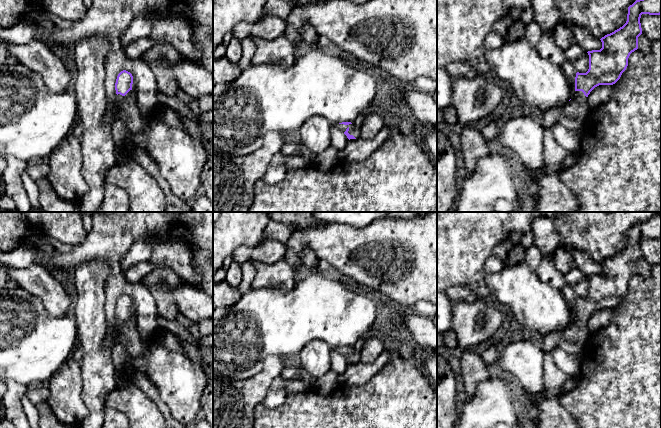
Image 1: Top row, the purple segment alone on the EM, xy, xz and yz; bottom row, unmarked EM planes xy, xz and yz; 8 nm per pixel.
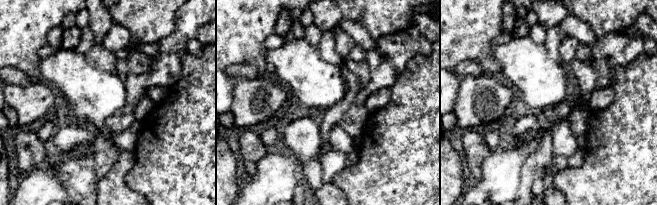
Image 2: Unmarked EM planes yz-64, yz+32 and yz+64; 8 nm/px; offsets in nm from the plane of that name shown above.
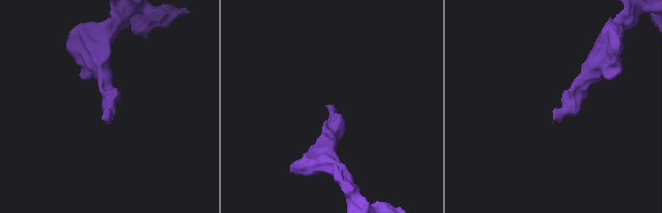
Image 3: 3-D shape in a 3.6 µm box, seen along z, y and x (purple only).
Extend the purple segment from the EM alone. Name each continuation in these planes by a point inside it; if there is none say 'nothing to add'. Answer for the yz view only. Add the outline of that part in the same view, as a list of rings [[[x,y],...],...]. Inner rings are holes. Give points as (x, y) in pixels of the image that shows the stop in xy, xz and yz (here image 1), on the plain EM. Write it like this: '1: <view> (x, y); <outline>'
1: yz (573, 339); [[[575,315],[574,321],[563,331],[557,346],[568,353],[580,354],[589,334],[587,324],[582,315]]]

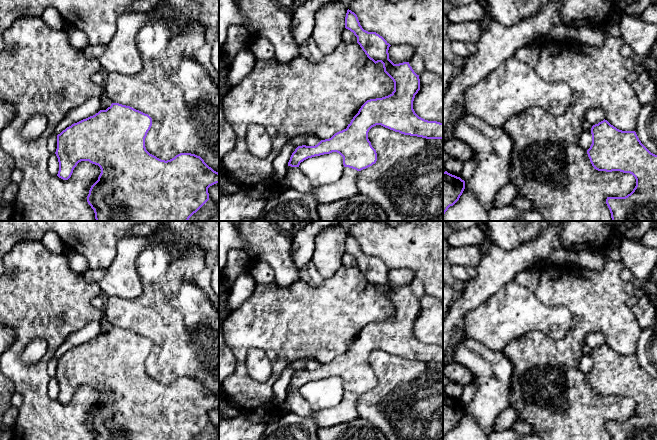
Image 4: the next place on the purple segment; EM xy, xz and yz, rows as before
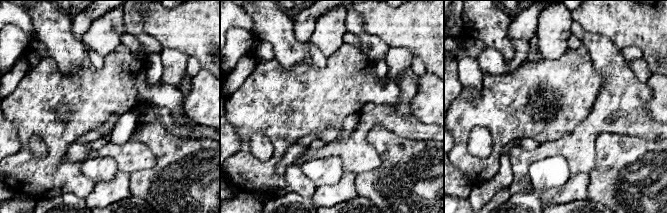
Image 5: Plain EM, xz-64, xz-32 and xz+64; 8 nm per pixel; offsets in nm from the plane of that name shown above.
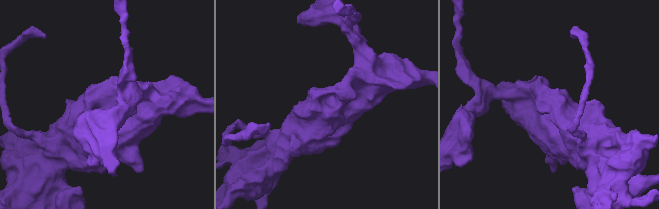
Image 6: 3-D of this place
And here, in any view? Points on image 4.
nothing to add

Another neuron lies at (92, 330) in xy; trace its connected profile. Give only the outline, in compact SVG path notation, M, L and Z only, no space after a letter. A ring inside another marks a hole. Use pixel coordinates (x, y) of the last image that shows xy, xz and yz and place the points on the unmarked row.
M100 321L90 322L80 330L70 334L66 340L58 347L54 358L58 359L67 351L83 343L95 339L101 334Z

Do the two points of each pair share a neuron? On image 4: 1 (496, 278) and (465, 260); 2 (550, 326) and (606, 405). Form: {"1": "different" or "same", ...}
{"1": "different", "2": "different"}

